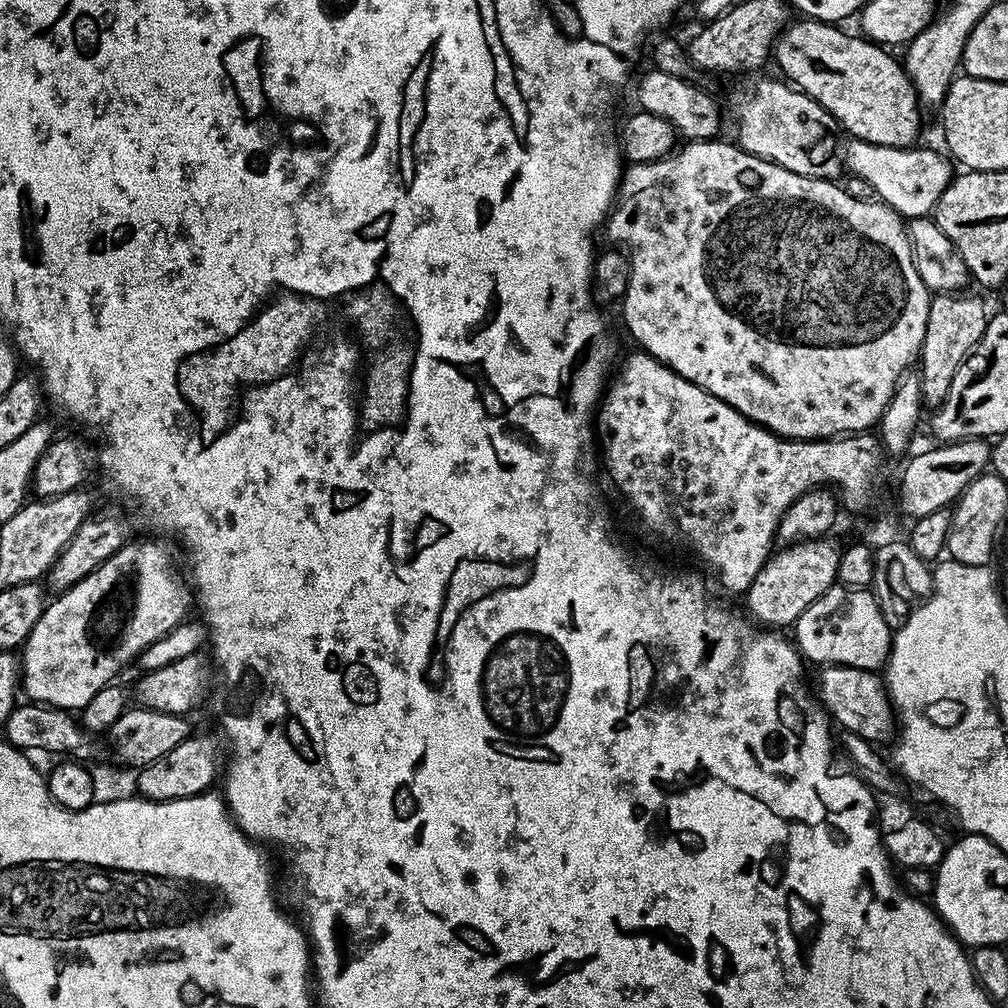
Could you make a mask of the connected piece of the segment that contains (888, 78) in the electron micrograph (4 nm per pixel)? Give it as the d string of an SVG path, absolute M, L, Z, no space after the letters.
M800 18L797 24L789 23L776 41L774 60L780 63L781 70L785 72L783 75L800 91L814 98L814 102L821 104L836 119L837 125L849 132L849 137L878 146L913 147L917 143L916 135L920 132L922 105L916 99L916 91L903 63L899 59L895 60L887 47L860 34L851 36L840 28L843 27L811 18Z

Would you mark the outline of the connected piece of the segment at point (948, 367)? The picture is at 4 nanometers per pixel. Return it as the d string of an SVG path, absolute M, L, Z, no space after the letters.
M936 294L931 297L926 322L926 338L920 347L918 357L918 375L924 403L935 410L946 398L950 390L950 382L954 382L954 374L958 374L958 366L972 353L976 343L982 338L990 316L984 313L984 304L976 296L968 294Z

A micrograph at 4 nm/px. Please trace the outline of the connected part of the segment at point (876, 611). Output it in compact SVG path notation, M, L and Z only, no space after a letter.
M833 586L830 590L826 590L826 594L822 594L822 598L806 606L803 614L796 619L794 643L801 657L808 662L813 660L816 666L841 664L851 668L861 668L867 672L876 672L887 665L888 656L892 653L894 628L893 625L888 625L888 620L884 615L886 612L881 601L868 588Z

